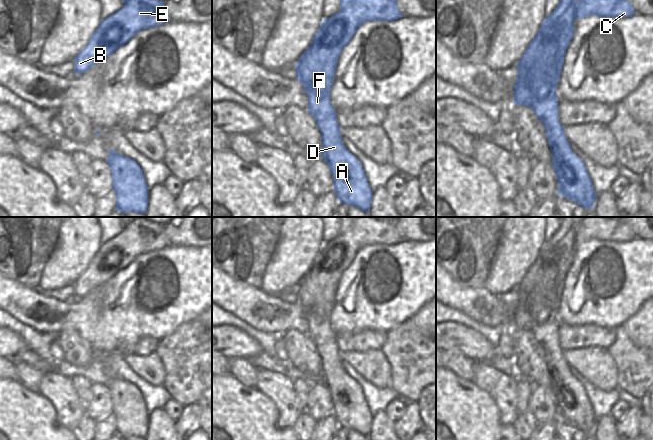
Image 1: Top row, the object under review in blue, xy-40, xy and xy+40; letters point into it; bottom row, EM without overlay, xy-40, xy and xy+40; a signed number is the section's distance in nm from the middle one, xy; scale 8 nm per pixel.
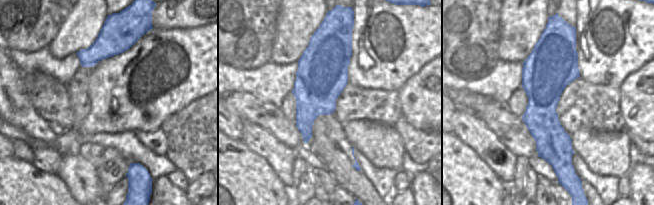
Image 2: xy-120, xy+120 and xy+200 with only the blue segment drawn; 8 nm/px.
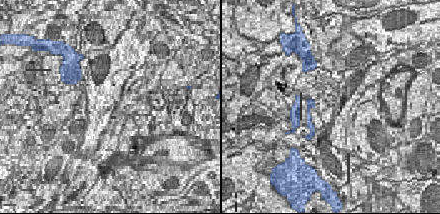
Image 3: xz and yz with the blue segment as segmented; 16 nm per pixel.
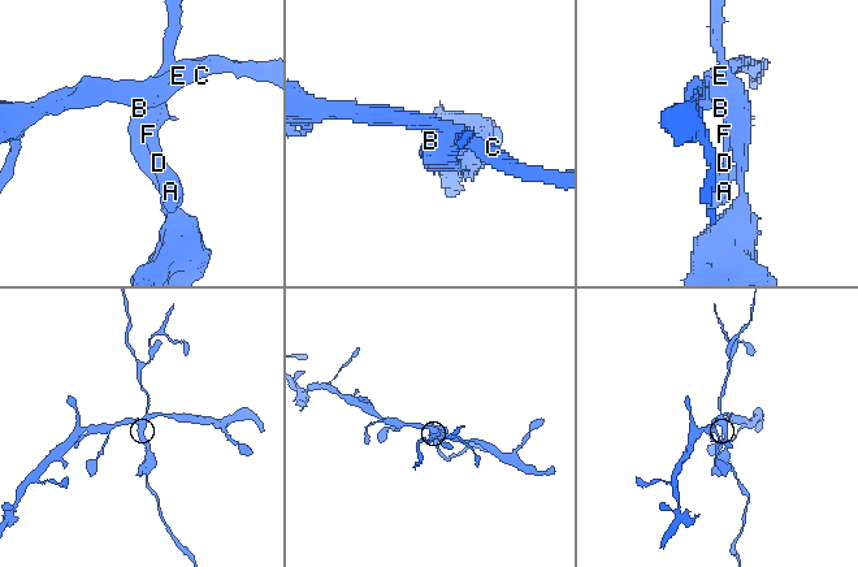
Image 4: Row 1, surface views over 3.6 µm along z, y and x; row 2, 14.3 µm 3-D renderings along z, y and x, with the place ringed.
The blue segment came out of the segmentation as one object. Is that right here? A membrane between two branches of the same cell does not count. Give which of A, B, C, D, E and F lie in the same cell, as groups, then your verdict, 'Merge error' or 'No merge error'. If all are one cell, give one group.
Groups: A D F / B C E. Merge error.

